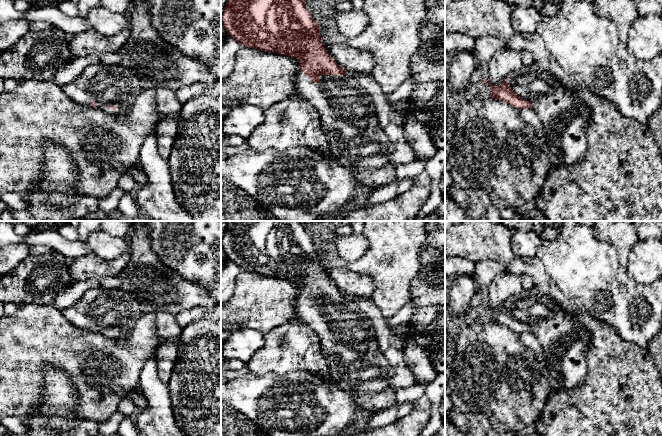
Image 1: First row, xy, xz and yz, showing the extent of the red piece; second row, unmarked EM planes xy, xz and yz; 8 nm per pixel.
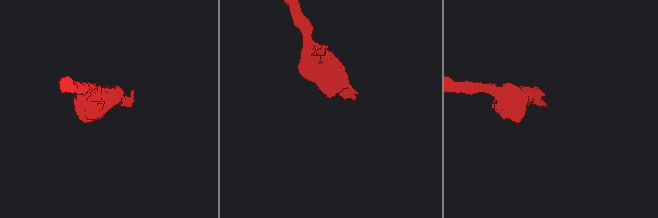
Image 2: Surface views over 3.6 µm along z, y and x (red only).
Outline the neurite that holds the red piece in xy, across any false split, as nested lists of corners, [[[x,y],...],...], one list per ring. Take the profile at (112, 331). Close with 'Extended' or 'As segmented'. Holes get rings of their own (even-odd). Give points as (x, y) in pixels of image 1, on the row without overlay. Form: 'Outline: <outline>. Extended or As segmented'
Outline: [[[94,288],[62,314],[77,327],[117,340],[126,336],[143,312],[140,303],[120,288]]]. Extended

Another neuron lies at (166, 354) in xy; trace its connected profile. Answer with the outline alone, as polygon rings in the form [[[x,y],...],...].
[[[162,341],[156,351],[158,376],[168,383],[172,375],[173,366],[176,363],[178,346],[174,341]]]

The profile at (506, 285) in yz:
[[[506,271],[497,276],[485,290],[486,302],[493,310],[499,310],[505,302],[518,296],[523,290],[521,276]]]

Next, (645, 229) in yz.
[[[633,221],[639,240],[646,240],[649,238],[661,239],[661,230],[656,221]]]

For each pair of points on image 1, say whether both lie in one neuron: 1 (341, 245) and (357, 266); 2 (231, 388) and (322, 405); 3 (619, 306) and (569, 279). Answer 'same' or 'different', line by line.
1: different
2: same
3: same

